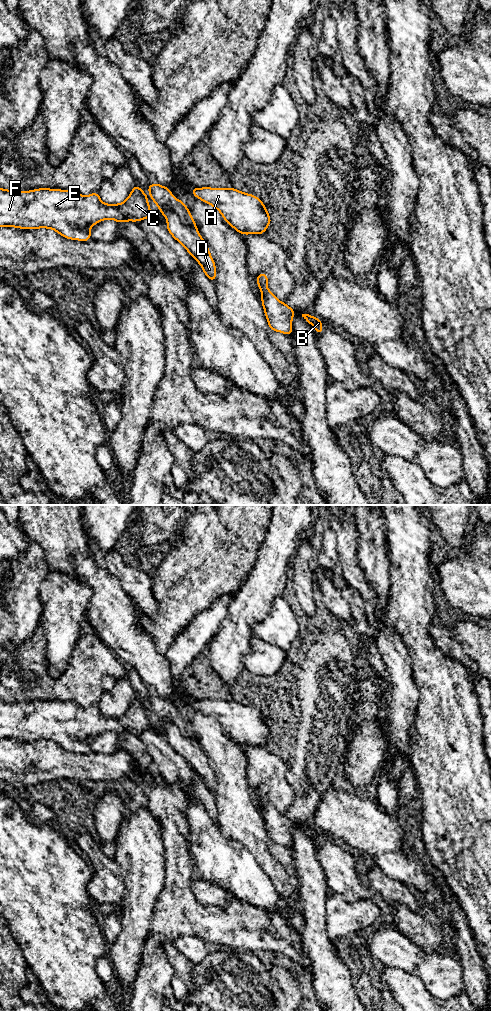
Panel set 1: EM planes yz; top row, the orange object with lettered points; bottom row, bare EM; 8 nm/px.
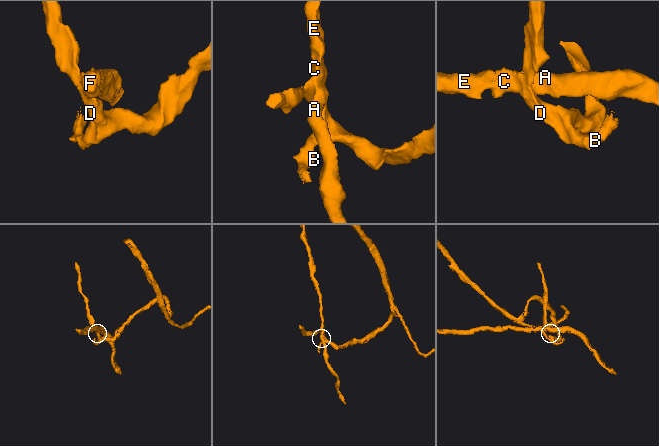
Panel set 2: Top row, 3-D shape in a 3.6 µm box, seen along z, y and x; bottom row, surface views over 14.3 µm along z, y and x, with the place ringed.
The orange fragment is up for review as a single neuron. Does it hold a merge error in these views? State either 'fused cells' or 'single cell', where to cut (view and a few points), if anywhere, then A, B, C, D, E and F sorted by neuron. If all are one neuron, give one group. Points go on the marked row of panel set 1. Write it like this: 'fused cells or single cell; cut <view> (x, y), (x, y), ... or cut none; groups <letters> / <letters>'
fused cells; cut yz (168, 209), (175, 212), (184, 223), (195, 226); groups A C E F / B D

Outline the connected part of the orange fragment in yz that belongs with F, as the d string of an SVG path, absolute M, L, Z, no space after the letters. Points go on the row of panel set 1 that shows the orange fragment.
M136 184L129 197L120 204L104 204L98 192L83 196L74 190L41 188L32 191L18 191L0 188L0 227L49 228L67 239L88 241L92 239L91 227L105 219L113 219L120 223L137 222L146 218L153 218L153 216L146 195Z

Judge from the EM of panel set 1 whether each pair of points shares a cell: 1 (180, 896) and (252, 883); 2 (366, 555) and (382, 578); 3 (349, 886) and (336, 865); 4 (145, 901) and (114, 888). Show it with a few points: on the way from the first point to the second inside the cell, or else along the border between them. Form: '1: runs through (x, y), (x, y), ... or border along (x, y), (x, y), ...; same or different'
1: border along (228, 897), (250, 905); different
2: runs through (372, 561), (373, 567), (378, 572); same
3: runs through (345, 881), (341, 870); same
4: border along (118, 869), (124, 887), (122, 907); different

